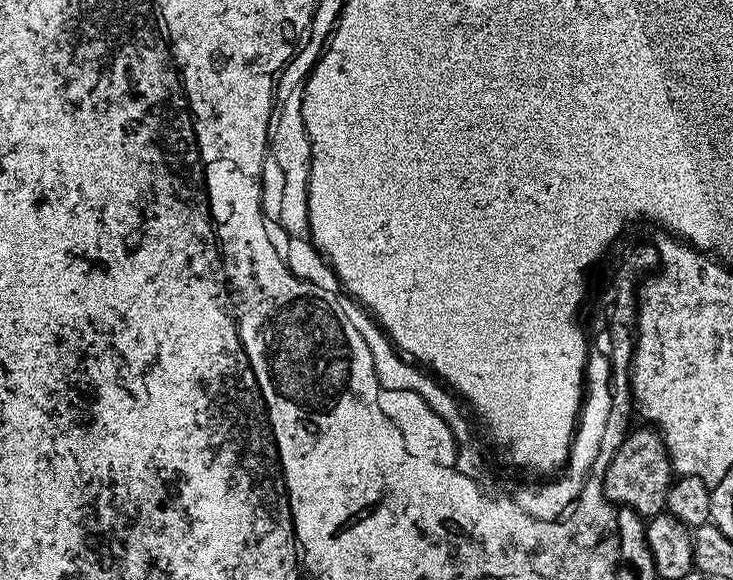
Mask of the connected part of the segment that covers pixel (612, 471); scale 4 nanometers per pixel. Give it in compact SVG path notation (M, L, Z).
M651 426L642 427L633 427L618 446L602 479L602 496L613 505L632 508L640 516L651 518L665 511L674 473L664 437Z

